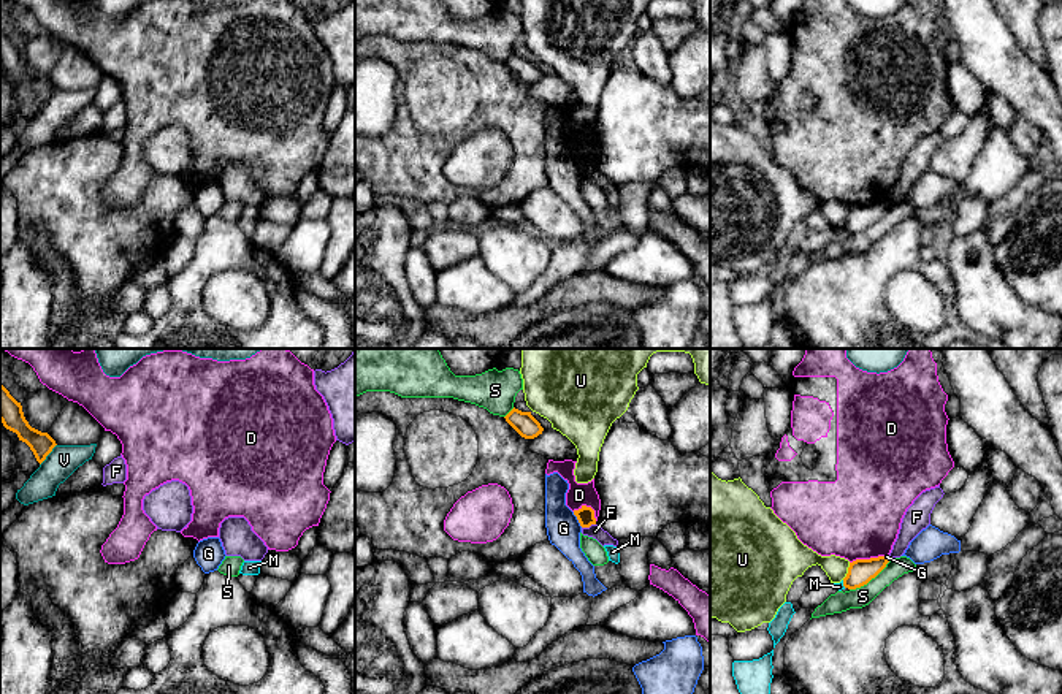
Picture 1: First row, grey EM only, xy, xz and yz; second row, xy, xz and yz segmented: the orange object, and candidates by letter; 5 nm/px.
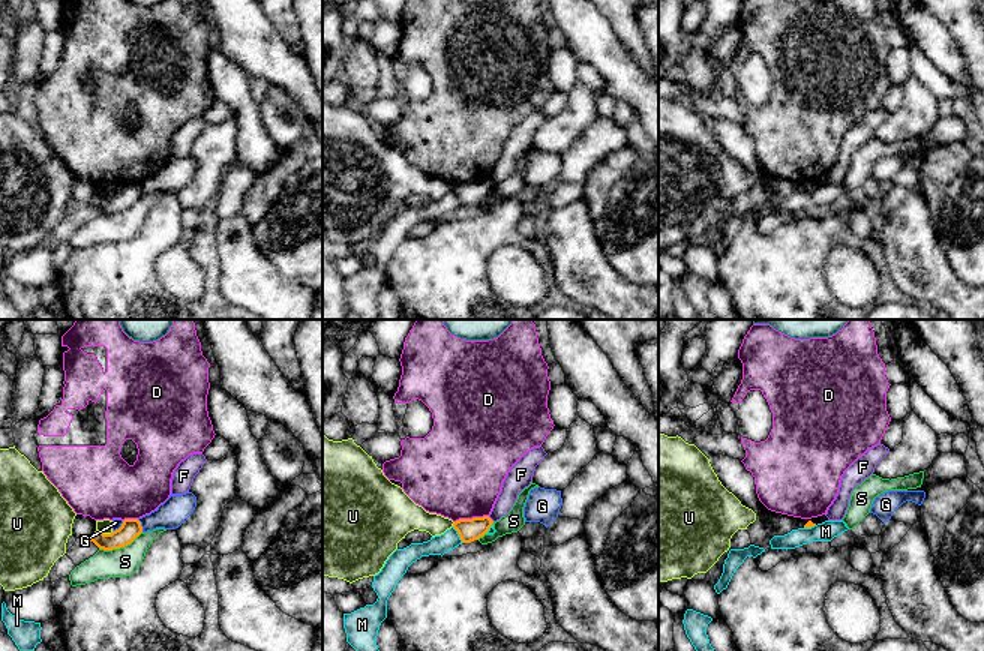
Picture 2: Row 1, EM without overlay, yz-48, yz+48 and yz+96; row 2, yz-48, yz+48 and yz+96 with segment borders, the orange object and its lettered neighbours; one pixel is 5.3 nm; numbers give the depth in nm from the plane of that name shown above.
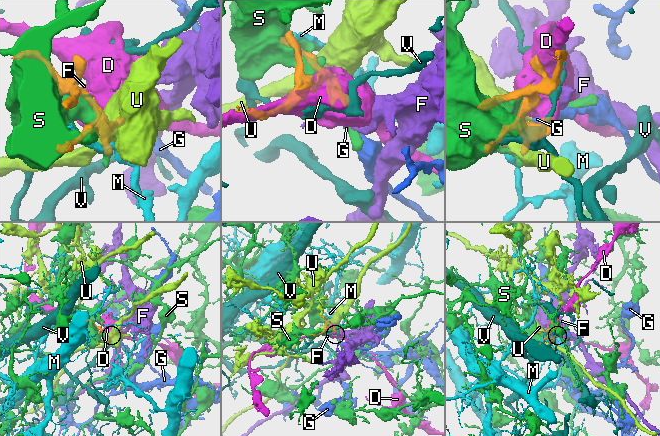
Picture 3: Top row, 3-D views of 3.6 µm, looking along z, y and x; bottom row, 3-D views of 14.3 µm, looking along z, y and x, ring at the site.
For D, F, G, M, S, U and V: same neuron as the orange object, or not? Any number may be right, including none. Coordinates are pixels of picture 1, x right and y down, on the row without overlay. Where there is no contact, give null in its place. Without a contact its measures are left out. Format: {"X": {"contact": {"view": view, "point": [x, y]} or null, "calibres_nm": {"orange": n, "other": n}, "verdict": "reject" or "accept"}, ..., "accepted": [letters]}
{"D": {"contact": {"view": "yz", "point": [867, 205]}, "calibres_nm": {"orange": 130, "other": 440}, "verdict": "reject"}, "F": {"contact": {"view": "xz", "point": [588, 171]}, "calibres_nm": {"orange": 90, "other": 70}, "verdict": "reject"}, "G": {"contact": {"view": "xz", "point": [577, 163]}, "calibres_nm": {"orange": 90, "other": 170}, "verdict": "reject"}, "M": {"contact": {"view": "yz", "point": [844, 228]}, "calibres_nm": {"orange": 130, "other": 40}, "verdict": "reject"}, "S": {"contact": {"view": "yz", "point": [870, 224]}, "calibres_nm": {"orange": 130, "other": 100}, "verdict": "reject"}, "U": {"contact": {"view": "yz", "point": [848, 216]}, "calibres_nm": {"orange": 130, "other": 120}, "verdict": "reject"}, "V": {"contact": {"view": "xy", "point": [48, 99]}, "calibres_nm": {"orange": 120, "other": 160}, "verdict": "reject"}, "accepted": []}

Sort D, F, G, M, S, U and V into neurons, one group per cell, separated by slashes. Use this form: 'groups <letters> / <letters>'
groups D / F / G / M / S / U / V

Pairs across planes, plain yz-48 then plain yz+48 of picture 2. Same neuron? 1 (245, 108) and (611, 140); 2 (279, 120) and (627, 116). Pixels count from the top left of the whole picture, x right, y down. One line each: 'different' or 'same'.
1: same
2: same

